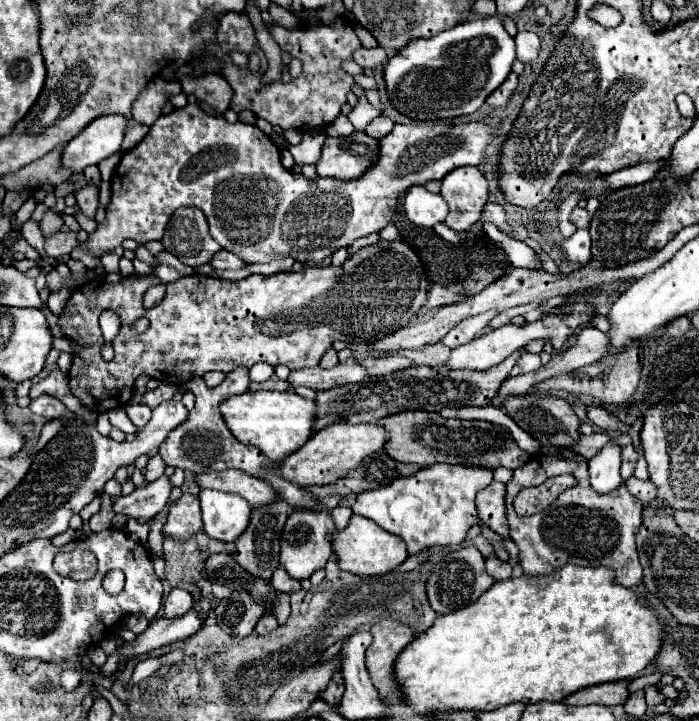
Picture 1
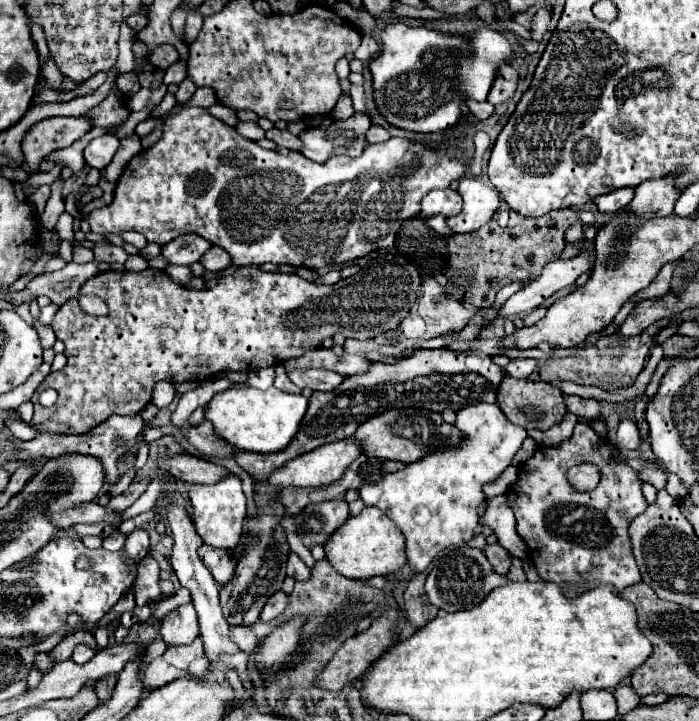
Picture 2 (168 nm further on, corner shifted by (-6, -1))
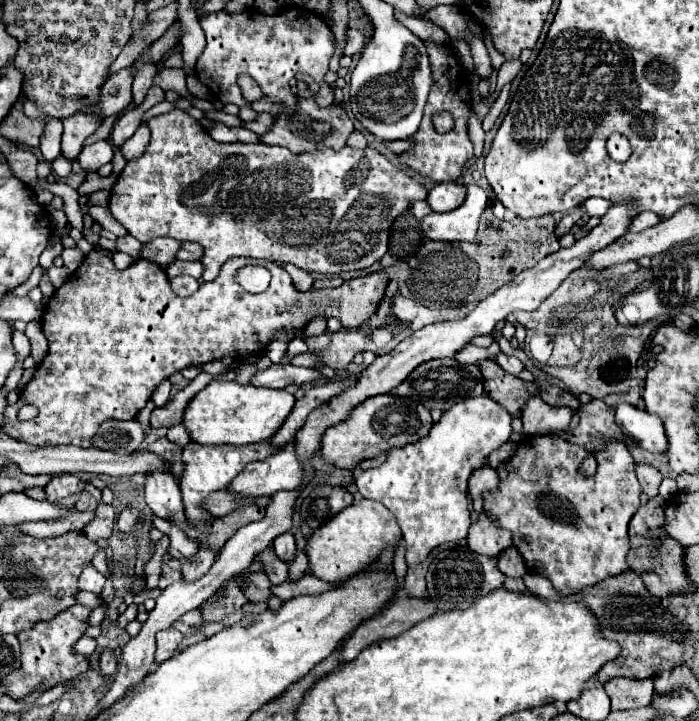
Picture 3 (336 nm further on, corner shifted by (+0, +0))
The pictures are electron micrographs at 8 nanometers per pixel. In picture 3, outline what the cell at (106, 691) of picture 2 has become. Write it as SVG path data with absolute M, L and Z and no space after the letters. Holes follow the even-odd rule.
M104 648L102 654L100 654L100 672L104 676L112 676L116 672L116 668L118 668L118 660L116 660L114 652L108 650L108 648Z

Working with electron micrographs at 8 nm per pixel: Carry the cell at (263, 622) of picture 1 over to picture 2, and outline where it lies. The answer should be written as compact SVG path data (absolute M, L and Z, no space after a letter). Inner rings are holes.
M276 591L276 593L268 599L266 607L262 609L260 621L266 621L266 623L268 623L268 621L280 617L280 615L286 611L286 607L288 607L288 595L286 595L284 591Z

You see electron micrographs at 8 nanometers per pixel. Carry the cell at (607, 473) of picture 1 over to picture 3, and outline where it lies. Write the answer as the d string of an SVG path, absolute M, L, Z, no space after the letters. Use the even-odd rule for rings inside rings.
M618 404L616 422L624 434L634 438L644 450L650 450L654 454L664 454L668 450L668 440L660 416L648 414L646 410L640 410L632 404Z

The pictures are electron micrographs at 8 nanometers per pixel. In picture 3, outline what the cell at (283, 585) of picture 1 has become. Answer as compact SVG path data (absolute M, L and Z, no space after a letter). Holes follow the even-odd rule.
M286 532L286 534L280 534L276 540L274 540L274 550L278 554L280 560L284 562L290 562L294 560L294 550L296 550L296 544L294 544L294 534L292 532Z

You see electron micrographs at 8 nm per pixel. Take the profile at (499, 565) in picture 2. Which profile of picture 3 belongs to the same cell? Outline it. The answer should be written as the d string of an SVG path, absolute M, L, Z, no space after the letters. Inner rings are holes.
M508 548L504 554L500 554L498 568L502 570L502 574L506 574L510 578L522 578L528 572L524 558L520 556L520 552L516 548Z

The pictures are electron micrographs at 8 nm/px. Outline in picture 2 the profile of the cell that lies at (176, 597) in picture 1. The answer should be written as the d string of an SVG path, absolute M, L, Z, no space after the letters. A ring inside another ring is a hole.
M192 603L168 611L160 621L160 635L168 647L192 643L198 637L198 619Z

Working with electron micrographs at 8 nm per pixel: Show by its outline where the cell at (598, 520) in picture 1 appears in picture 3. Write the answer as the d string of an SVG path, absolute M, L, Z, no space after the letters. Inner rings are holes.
M556 434L528 436L518 444L514 454L496 468L500 478L498 488L482 494L484 512L496 526L512 532L514 546L524 556L528 570L546 576L562 596L578 594L584 586L594 586L602 578L622 574L624 568L628 568L628 522L640 508L642 488L634 472L636 462L626 444L610 442L608 450L598 452L598 470L594 476L584 476L580 472L580 464L586 456L588 452L582 446L570 444Z

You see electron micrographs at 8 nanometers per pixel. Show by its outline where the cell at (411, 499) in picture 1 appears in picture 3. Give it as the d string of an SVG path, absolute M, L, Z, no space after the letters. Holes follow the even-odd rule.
M488 396L468 398L442 414L426 438L400 450L388 450L386 462L358 474L358 492L382 502L398 520L406 540L408 566L420 564L440 544L466 538L472 524L468 512L468 478L484 466L484 458L506 444L512 416Z

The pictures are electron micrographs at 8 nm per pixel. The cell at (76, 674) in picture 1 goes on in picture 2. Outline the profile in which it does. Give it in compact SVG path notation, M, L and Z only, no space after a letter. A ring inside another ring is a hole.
M78 645L76 649L74 649L74 653L72 653L72 661L74 663L78 663L78 665L84 665L84 663L88 663L92 657L94 657L94 649L90 649L90 647L84 647L84 645Z

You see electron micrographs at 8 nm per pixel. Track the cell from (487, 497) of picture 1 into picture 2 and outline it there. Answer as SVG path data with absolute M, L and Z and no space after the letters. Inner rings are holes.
M496 495L492 499L488 499L488 505L486 505L486 513L482 515L480 523L488 525L496 537L498 537L498 543L514 557L518 559L524 559L528 555L526 551L526 543L522 541L522 537L518 535L516 531L516 521L514 521L514 513L510 509L510 505L506 503L508 501L508 495Z

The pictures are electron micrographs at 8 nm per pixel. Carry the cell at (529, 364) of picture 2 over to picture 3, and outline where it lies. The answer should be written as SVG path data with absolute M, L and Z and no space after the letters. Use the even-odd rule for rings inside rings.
M500 352L500 354L496 356L496 362L500 364L500 368L502 368L502 370L506 370L508 374L514 374L514 376L516 376L516 374L520 374L520 372L524 370L524 364L522 364L516 356L506 356L506 354L502 354L502 352Z

